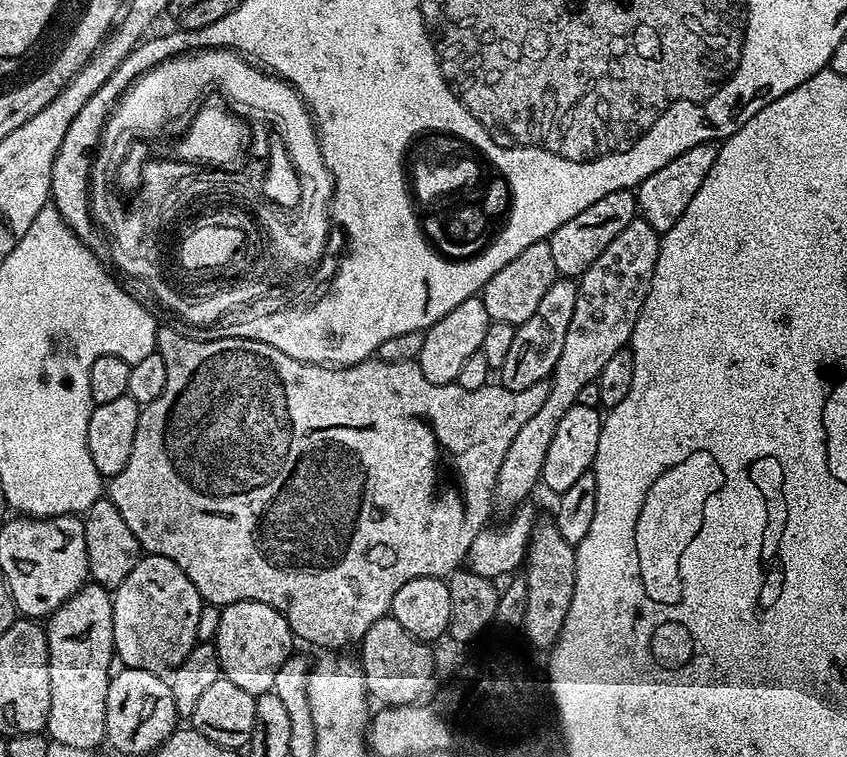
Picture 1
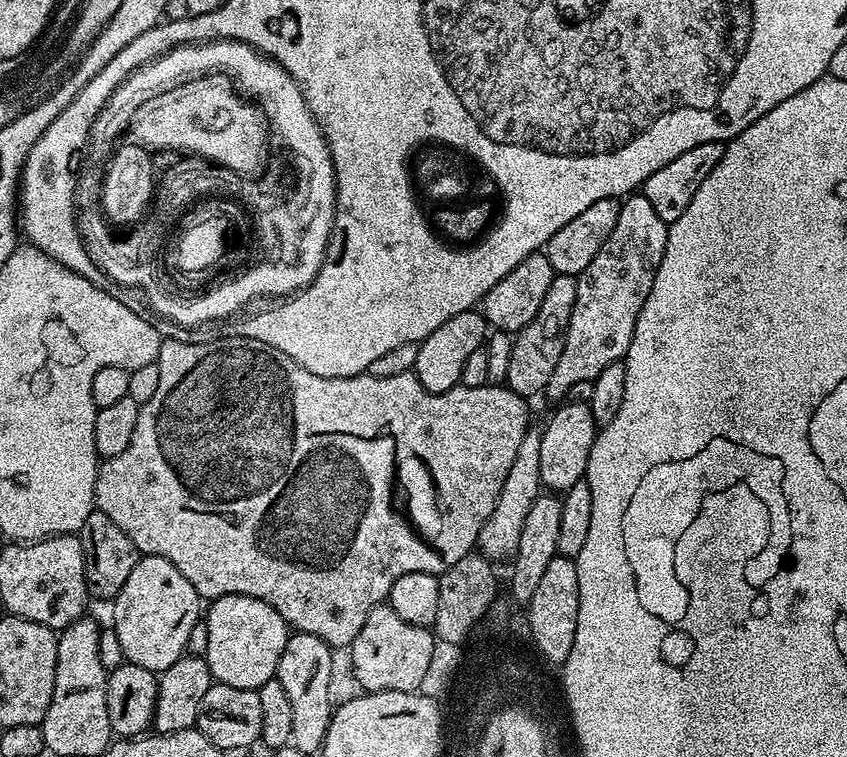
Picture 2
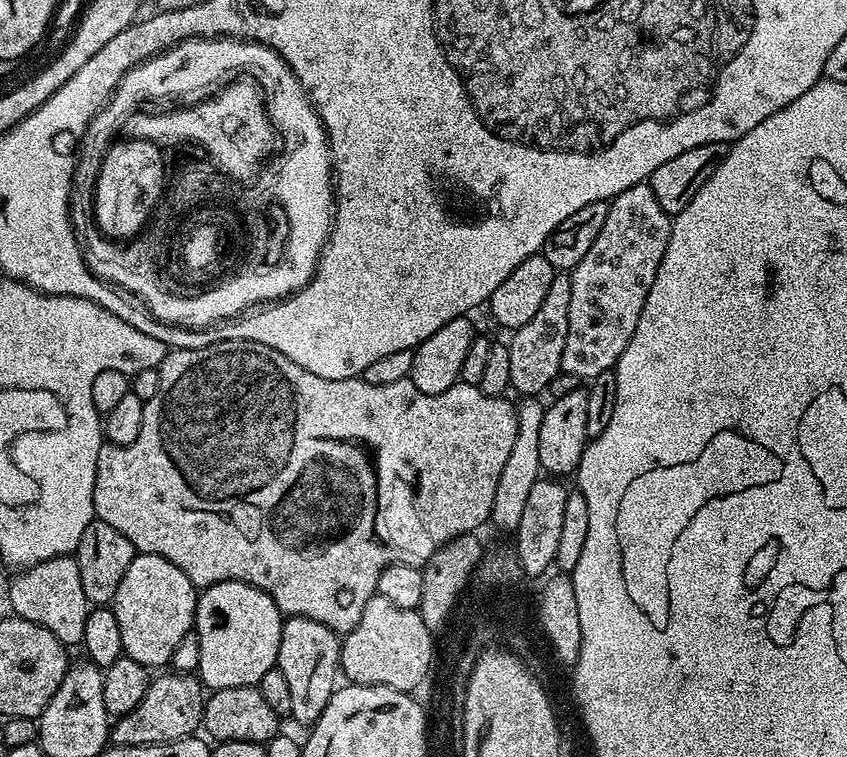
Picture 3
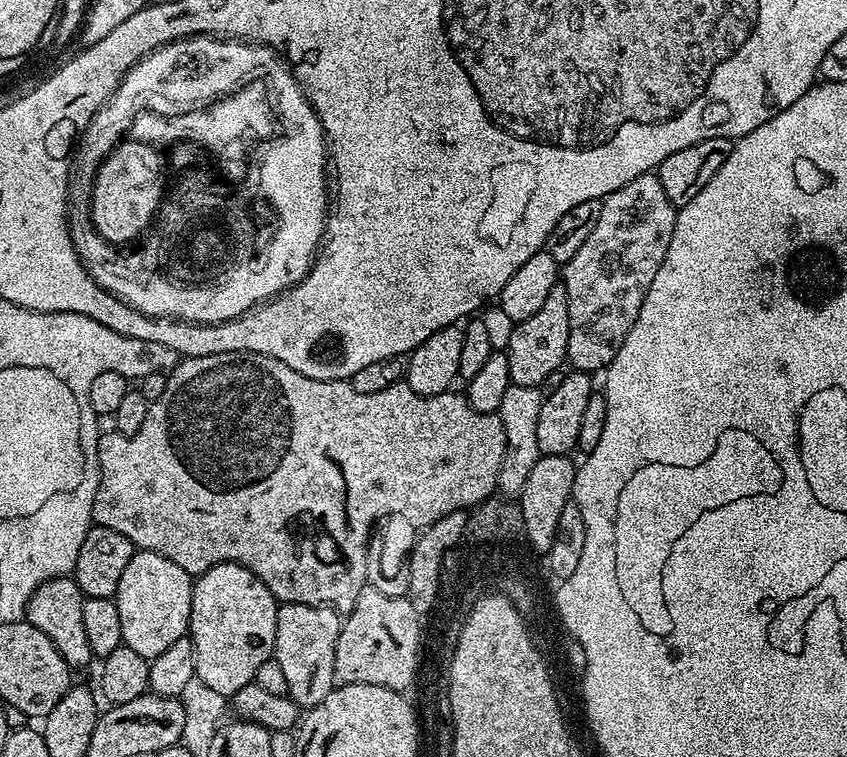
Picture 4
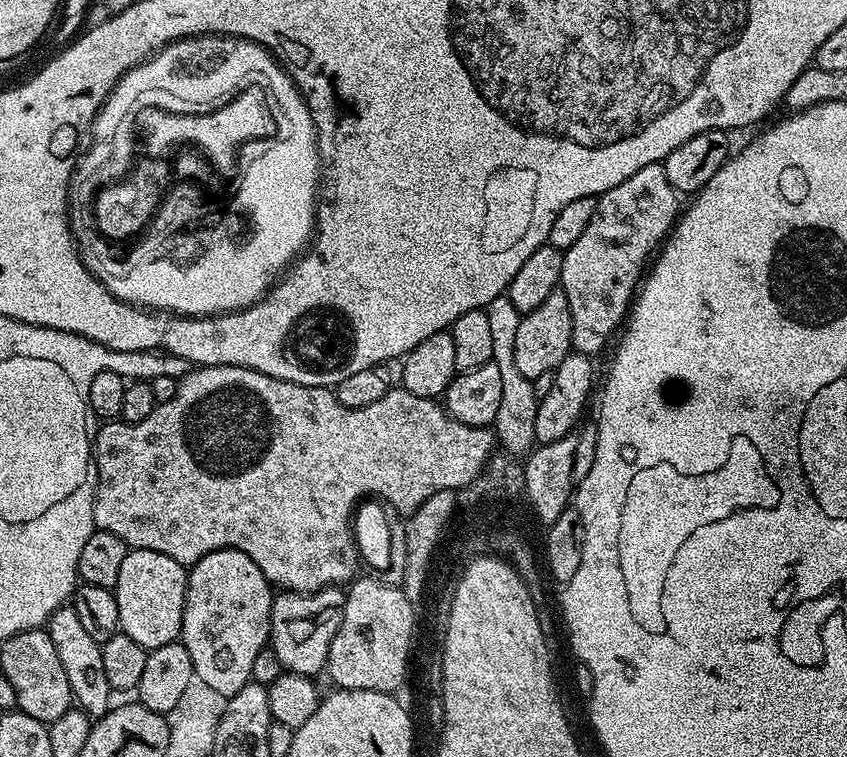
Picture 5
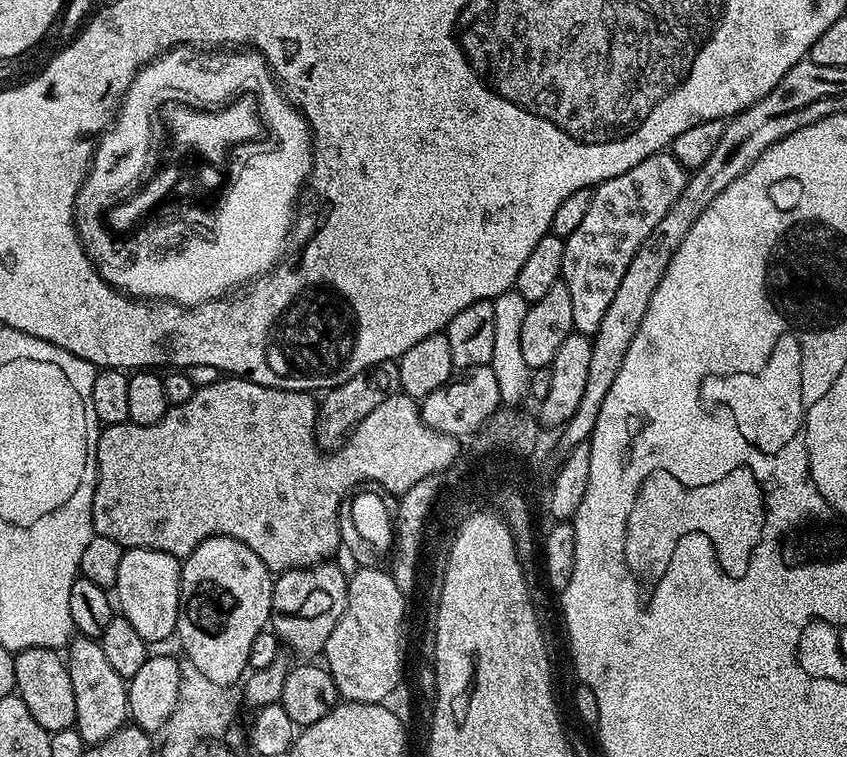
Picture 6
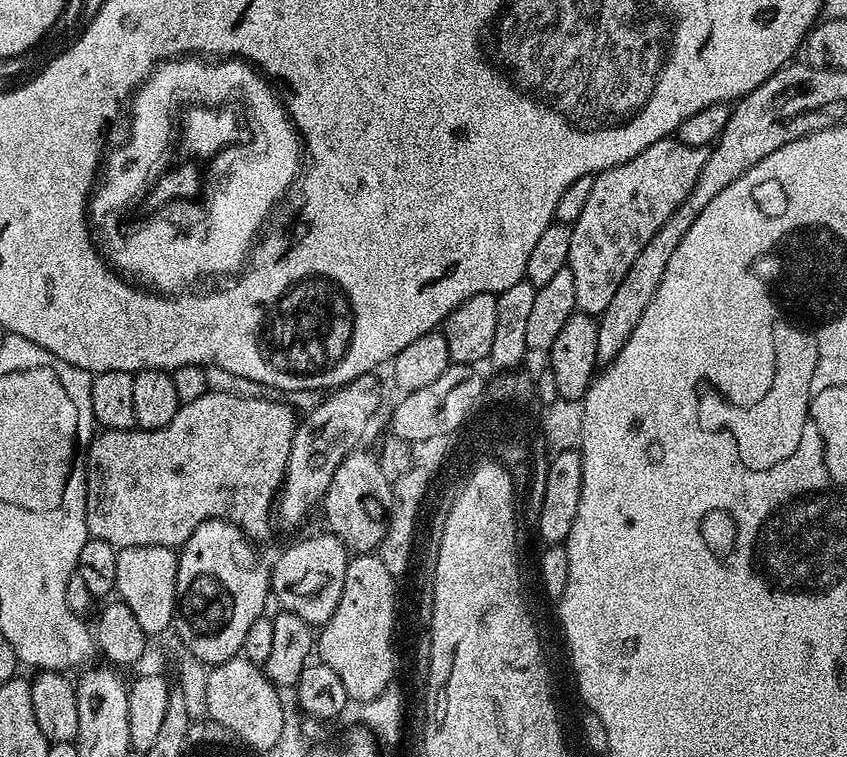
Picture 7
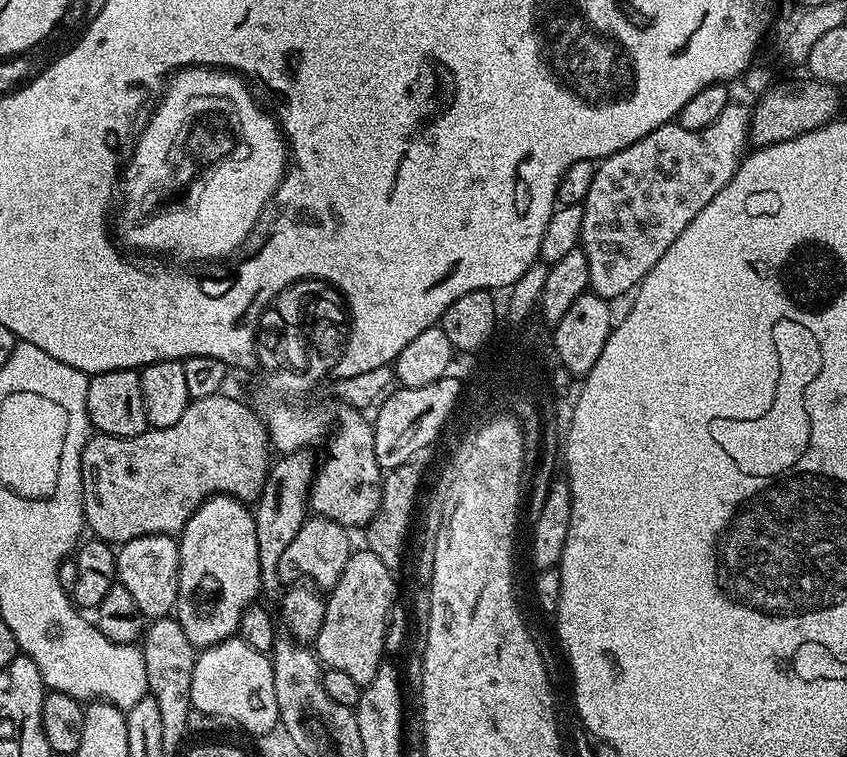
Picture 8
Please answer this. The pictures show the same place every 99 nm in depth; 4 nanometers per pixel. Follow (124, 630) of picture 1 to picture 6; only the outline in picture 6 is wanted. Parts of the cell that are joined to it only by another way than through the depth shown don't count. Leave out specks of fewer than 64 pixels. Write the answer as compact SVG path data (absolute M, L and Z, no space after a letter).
M149 548L127 549L118 565L114 600L119 615L125 616L149 645L156 646L159 640L173 639L180 609L180 566L177 557Z

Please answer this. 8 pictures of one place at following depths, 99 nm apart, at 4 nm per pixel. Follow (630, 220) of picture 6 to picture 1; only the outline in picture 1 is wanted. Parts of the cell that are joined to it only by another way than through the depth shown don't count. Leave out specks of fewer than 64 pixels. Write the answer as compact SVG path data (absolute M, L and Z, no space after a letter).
M642 218L634 219L578 278L574 318L570 318L566 342L550 377L550 394L546 394L546 400L568 402L572 408L582 386L596 382L598 374L602 374L602 366L610 362L610 357L618 354L620 348L629 347L642 302L646 302L650 290L650 278L654 278L660 238L661 233L656 232L654 226Z

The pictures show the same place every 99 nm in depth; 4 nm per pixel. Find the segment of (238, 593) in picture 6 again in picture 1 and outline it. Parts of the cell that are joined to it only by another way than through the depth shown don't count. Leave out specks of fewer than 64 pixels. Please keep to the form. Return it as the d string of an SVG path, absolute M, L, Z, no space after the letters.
M253 600L223 605L214 643L223 679L242 686L242 690L255 697L273 691L274 678L278 678L282 662L294 652L294 637L286 618L278 610Z

